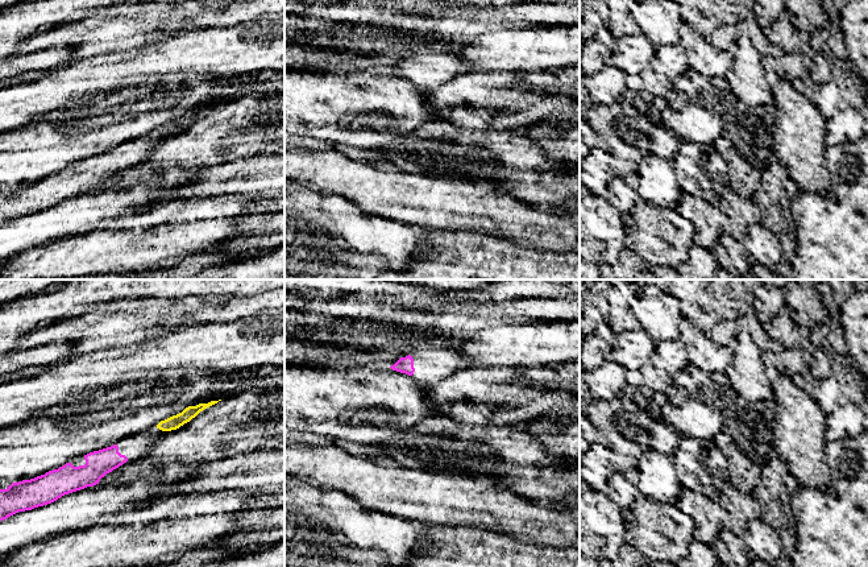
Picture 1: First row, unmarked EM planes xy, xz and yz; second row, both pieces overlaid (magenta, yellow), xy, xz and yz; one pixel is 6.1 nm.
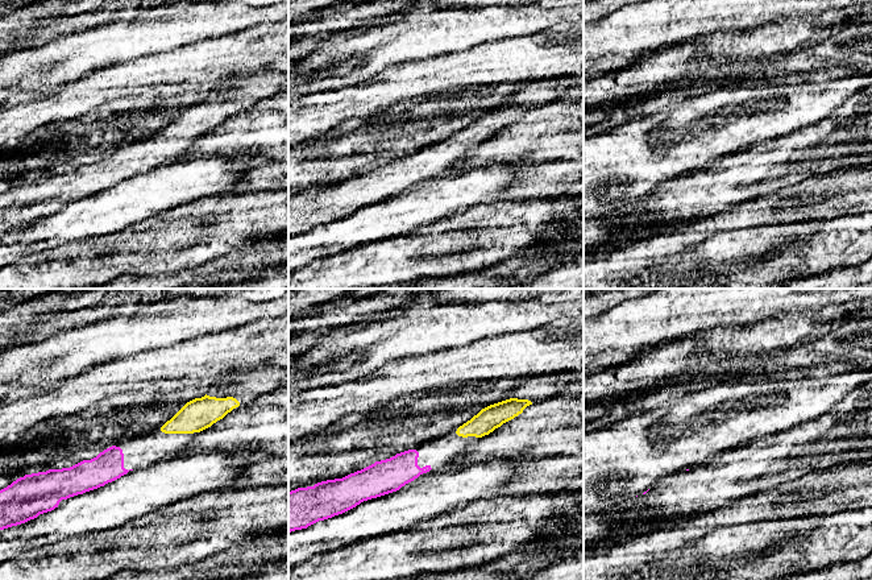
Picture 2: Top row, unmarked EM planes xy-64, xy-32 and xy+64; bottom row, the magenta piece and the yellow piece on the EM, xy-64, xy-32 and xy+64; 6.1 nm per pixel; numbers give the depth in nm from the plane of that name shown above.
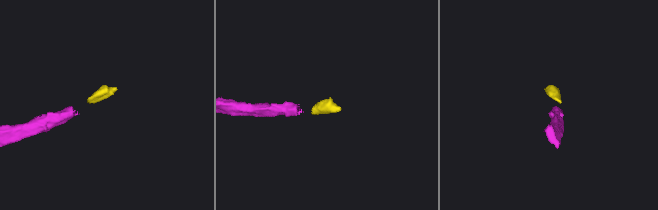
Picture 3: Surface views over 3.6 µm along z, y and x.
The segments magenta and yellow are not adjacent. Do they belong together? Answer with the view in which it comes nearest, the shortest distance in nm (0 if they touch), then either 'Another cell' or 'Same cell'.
Closest in xy. Distance 260 nm. Same cell

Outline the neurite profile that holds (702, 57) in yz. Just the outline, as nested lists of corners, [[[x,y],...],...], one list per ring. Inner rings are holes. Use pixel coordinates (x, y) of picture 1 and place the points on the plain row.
[[[686,22],[680,26],[680,44],[686,50],[692,70],[709,78],[724,78],[731,65],[728,50],[717,49]]]

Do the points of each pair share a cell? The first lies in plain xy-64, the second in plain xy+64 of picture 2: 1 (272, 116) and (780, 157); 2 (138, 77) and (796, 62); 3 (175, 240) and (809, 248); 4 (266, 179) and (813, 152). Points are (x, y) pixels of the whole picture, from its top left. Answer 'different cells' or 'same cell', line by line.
1: same cell
2: same cell
3: different cells
4: different cells

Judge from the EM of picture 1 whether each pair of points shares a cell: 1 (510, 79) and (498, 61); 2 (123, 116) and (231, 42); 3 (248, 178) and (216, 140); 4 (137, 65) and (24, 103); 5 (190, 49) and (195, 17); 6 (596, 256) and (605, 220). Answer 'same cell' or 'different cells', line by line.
1: different cells
2: different cells
3: different cells
4: same cell
5: different cells
6: same cell

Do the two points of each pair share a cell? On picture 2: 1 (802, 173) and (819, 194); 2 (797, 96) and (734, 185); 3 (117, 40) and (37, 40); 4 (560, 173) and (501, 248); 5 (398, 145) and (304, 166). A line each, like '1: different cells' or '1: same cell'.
1: different cells
2: different cells
3: different cells
4: different cells
5: same cell

